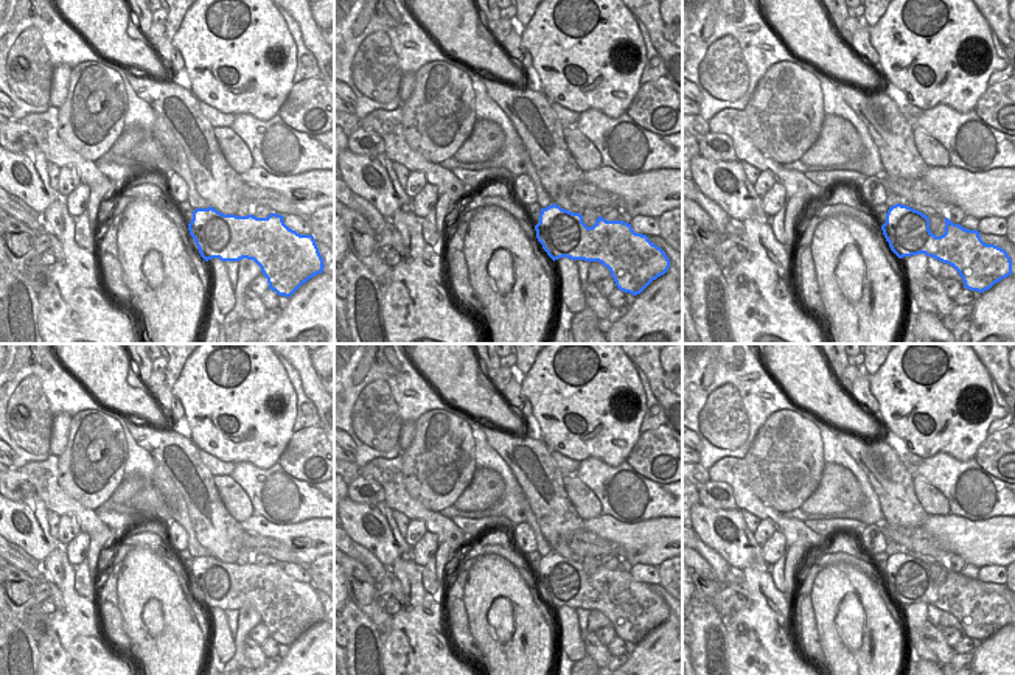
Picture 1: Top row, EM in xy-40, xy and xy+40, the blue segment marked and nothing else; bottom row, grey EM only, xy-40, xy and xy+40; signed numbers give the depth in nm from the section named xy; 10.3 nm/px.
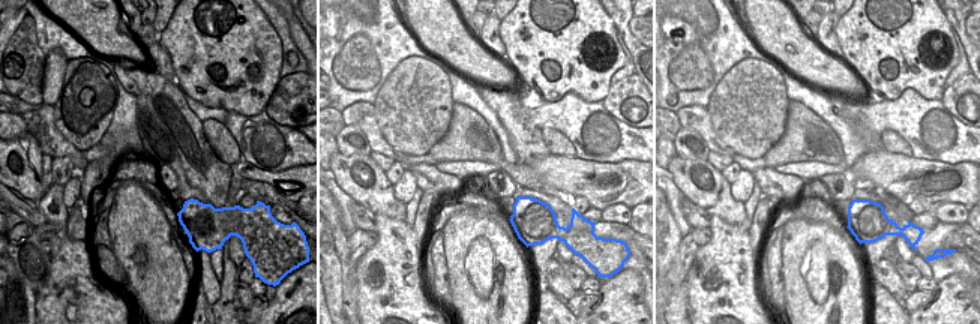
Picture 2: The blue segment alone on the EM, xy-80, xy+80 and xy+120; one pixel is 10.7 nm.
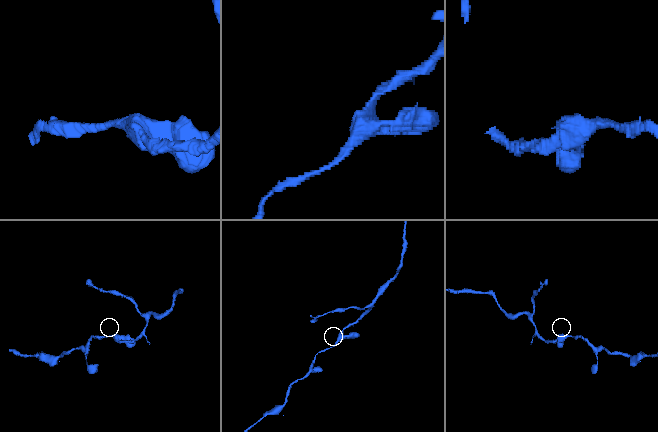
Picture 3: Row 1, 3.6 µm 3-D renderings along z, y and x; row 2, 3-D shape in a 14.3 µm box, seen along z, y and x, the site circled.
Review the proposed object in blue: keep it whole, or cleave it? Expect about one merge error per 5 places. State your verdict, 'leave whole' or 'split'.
leave whole

